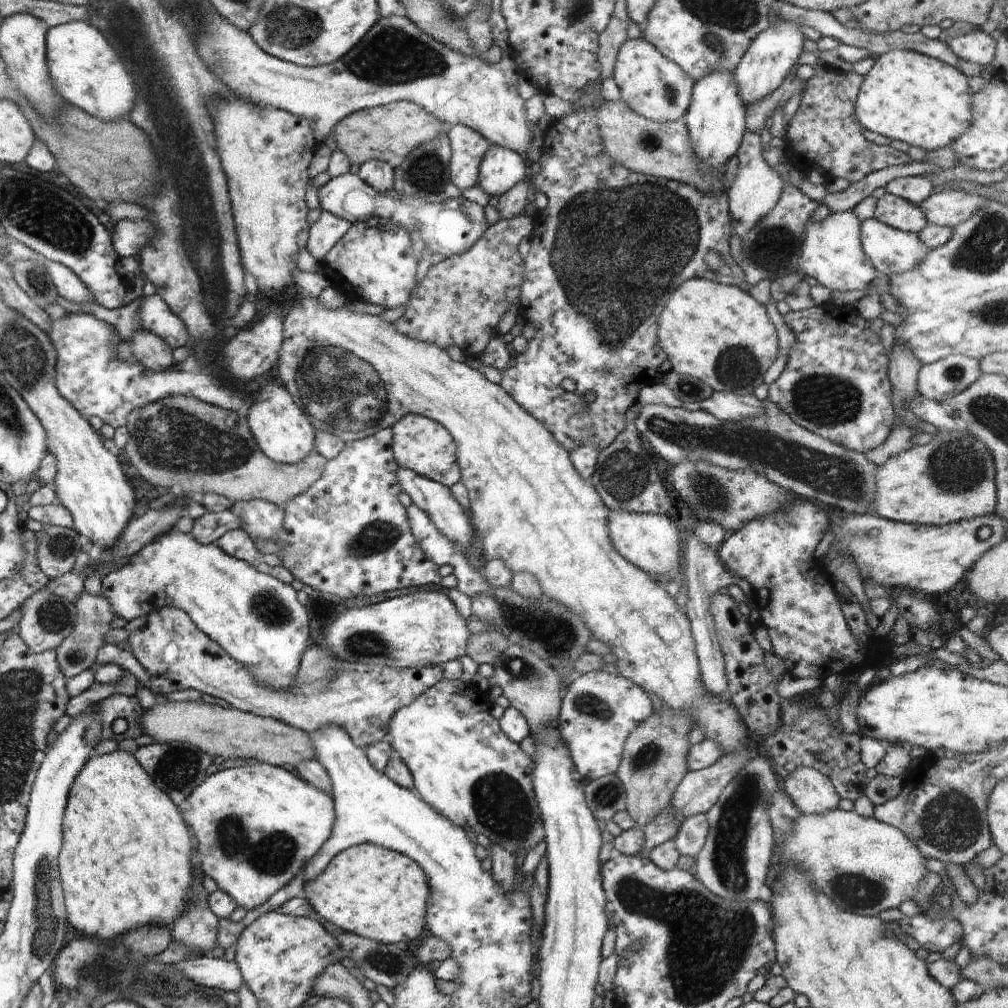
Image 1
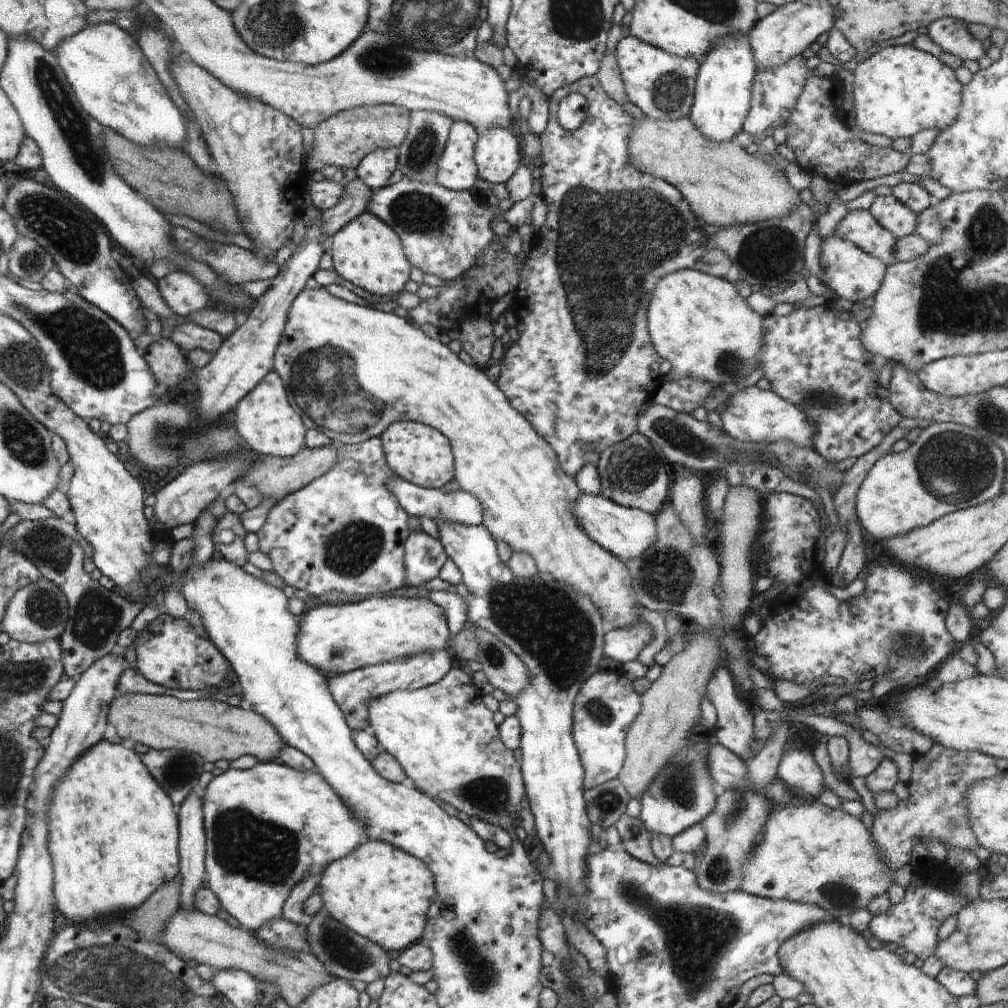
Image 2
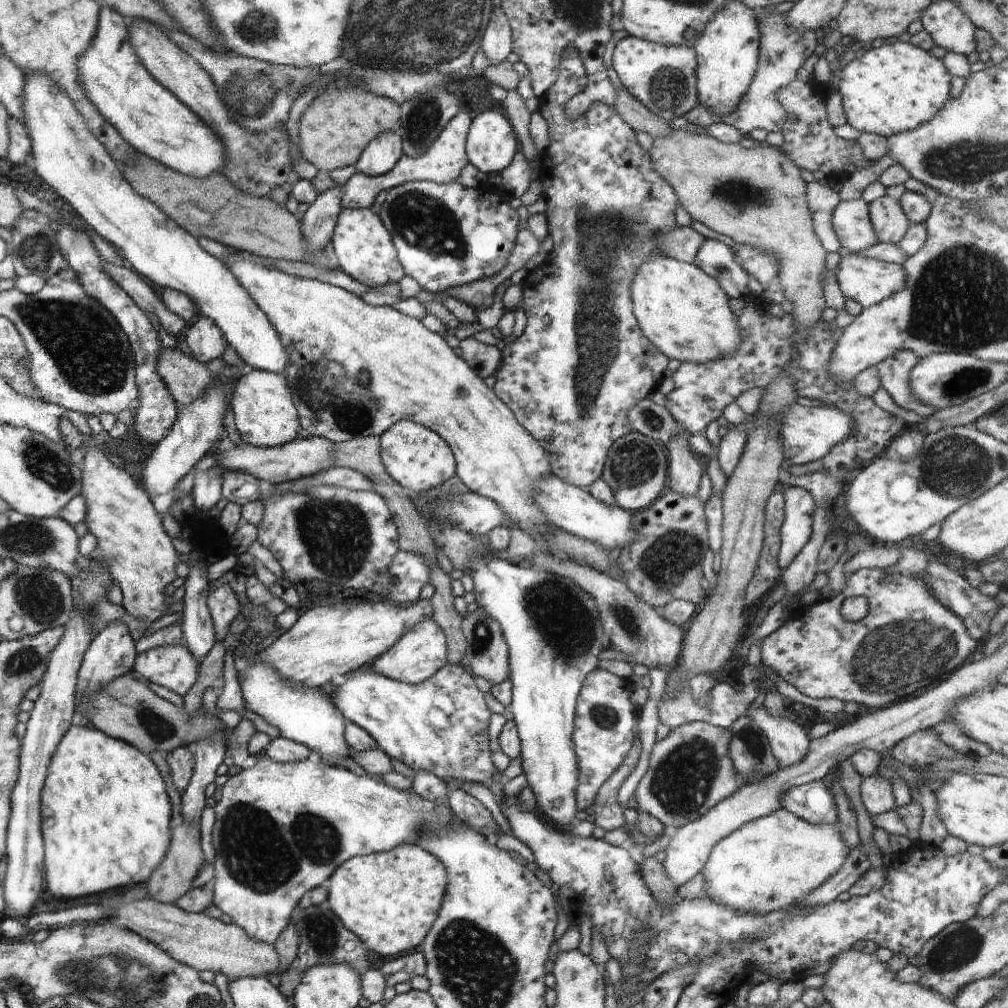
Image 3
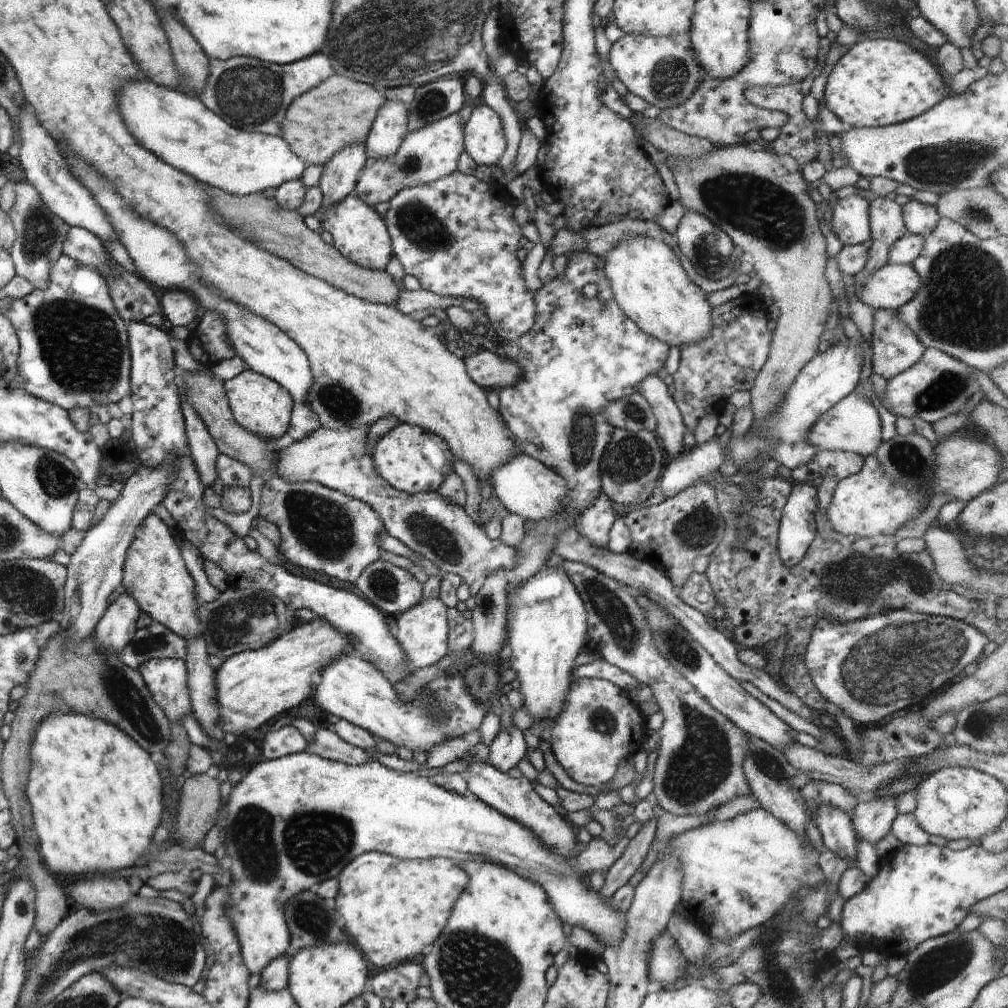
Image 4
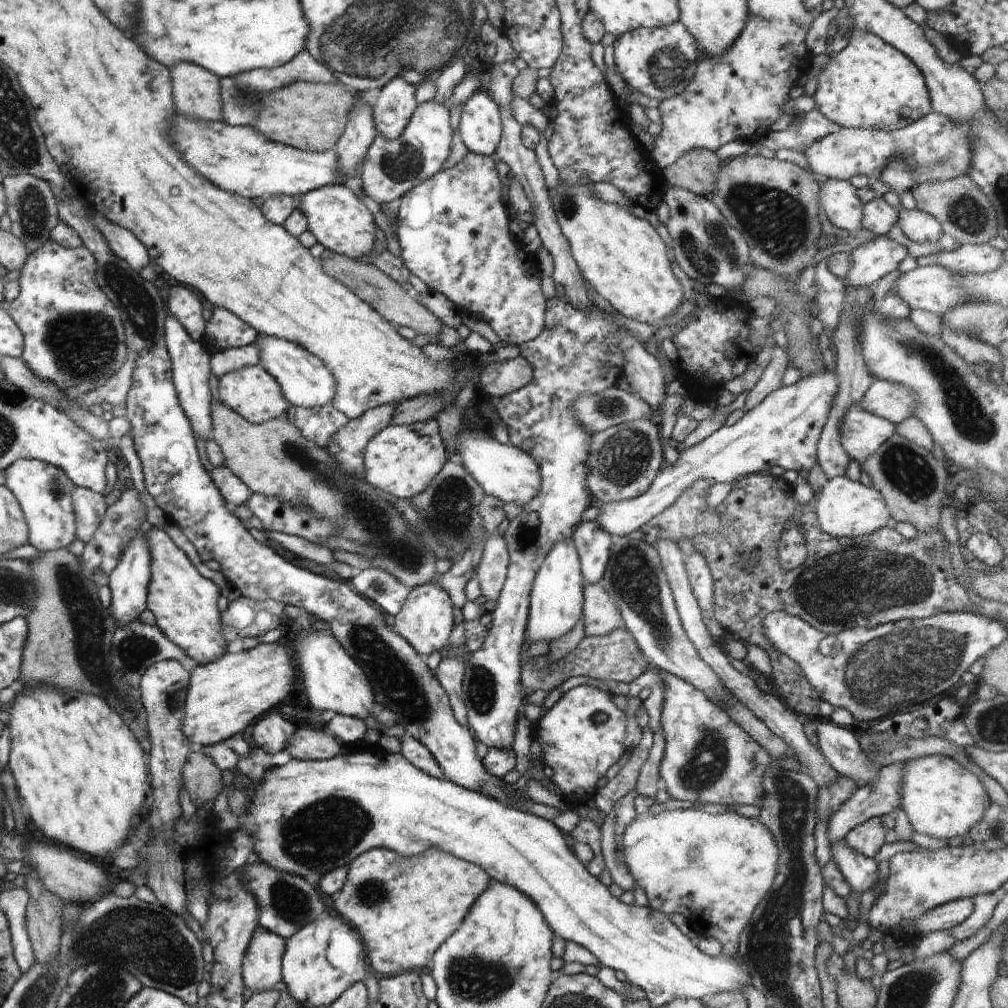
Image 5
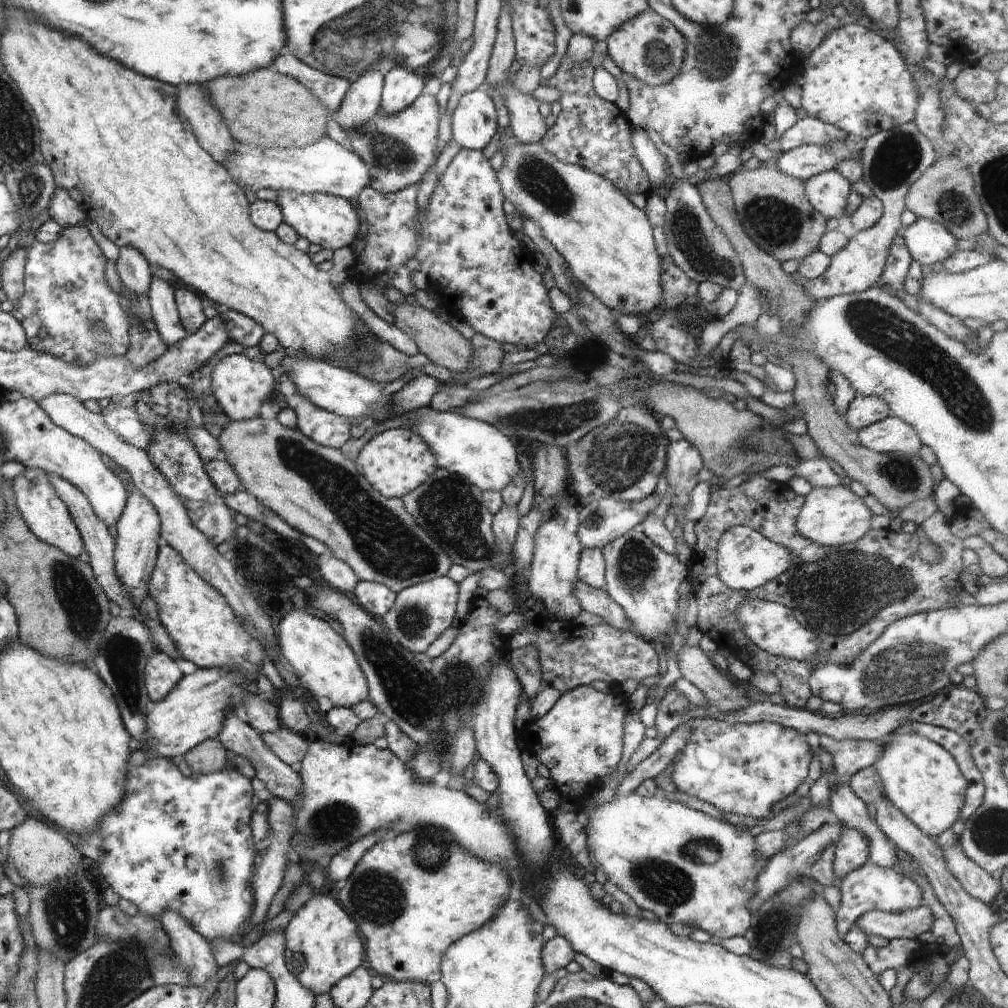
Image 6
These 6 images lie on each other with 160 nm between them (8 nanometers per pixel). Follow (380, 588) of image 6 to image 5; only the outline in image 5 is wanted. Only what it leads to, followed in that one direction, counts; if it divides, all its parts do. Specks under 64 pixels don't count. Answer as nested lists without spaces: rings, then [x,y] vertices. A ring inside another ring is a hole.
[[[378,567],[356,571],[351,581],[359,595],[369,600],[370,604],[378,606],[382,612],[392,616],[400,612],[408,593],[412,590],[389,572]]]

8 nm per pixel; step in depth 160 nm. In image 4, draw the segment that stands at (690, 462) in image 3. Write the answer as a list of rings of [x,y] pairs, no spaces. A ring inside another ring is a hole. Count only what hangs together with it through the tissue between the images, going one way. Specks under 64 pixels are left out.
[[[650,375],[641,382],[638,393],[648,401],[656,417],[655,432],[662,439],[664,452],[678,459],[687,451],[683,441],[687,426],[673,396],[668,393],[667,385],[658,375]]]

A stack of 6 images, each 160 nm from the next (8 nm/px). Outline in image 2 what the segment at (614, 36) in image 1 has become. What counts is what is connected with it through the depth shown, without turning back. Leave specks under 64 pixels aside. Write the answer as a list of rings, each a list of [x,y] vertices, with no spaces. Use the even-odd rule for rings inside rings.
[[[615,49],[605,51],[595,75],[612,100],[615,100],[620,106],[629,102],[626,98],[620,67],[615,57]]]

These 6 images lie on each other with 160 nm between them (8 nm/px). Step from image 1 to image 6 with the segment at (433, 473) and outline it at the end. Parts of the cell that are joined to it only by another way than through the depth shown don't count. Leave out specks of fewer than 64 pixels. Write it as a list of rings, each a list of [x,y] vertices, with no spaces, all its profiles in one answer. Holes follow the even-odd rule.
[[[408,426],[392,428],[374,435],[355,460],[362,476],[387,499],[401,499],[418,488],[436,469],[436,459],[428,443]]]

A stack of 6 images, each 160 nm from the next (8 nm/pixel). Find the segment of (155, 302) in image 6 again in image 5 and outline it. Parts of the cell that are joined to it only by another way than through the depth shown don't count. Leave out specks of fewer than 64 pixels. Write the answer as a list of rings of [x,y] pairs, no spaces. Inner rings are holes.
[[[168,314],[165,320],[165,336],[168,354],[172,363],[173,380],[182,410],[186,413],[195,438],[213,438],[211,427],[211,394],[208,378],[211,374],[210,354],[198,341],[192,340],[176,317]]]

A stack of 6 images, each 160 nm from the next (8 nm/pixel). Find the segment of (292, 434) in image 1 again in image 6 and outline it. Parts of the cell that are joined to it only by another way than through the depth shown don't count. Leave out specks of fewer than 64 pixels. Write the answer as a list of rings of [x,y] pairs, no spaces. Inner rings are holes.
[[[228,355],[223,358],[211,372],[213,400],[228,416],[229,421],[253,419],[260,416],[260,407],[264,402],[272,401],[276,395],[276,372],[264,363],[250,360],[244,355]]]

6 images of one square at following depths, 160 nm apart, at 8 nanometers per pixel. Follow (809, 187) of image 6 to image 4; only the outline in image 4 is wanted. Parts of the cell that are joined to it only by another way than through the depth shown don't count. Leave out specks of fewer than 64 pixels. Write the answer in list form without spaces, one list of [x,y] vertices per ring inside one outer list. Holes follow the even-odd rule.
[[[862,193],[839,200],[833,209],[831,227],[844,245],[868,242],[871,239],[868,197]]]

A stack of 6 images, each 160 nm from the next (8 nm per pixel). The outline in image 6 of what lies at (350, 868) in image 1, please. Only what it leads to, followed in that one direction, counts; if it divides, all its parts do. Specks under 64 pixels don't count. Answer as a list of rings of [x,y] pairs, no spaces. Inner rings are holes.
[[[423,825],[417,828],[406,834],[382,838],[382,842],[376,842],[367,850],[342,887],[338,902],[358,926],[368,962],[378,975],[390,981],[420,981],[431,985],[441,980],[441,956],[446,948],[480,928],[515,893],[507,869],[472,856],[440,827]]]

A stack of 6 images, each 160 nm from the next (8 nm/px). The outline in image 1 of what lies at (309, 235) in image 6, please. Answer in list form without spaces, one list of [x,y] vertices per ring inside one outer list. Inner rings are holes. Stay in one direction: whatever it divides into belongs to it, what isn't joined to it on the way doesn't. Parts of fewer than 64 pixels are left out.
[[[372,216],[352,223],[350,230],[334,244],[323,261],[326,276],[344,295],[386,309],[407,305],[415,290],[419,264],[414,255],[414,242],[404,228],[392,221]]]

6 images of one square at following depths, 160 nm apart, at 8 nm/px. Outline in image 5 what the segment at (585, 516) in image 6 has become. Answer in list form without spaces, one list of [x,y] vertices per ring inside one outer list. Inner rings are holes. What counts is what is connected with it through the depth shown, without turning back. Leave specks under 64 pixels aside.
[[[825,366],[802,376],[792,385],[782,385],[731,426],[722,425],[702,442],[680,451],[676,462],[657,471],[650,488],[640,496],[598,504],[600,515],[593,521],[614,538],[626,537],[629,532],[639,530],[644,523],[671,507],[697,480],[732,483],[752,473],[769,473],[774,466],[805,476],[817,463],[819,436],[826,424],[838,385],[837,374]]]

